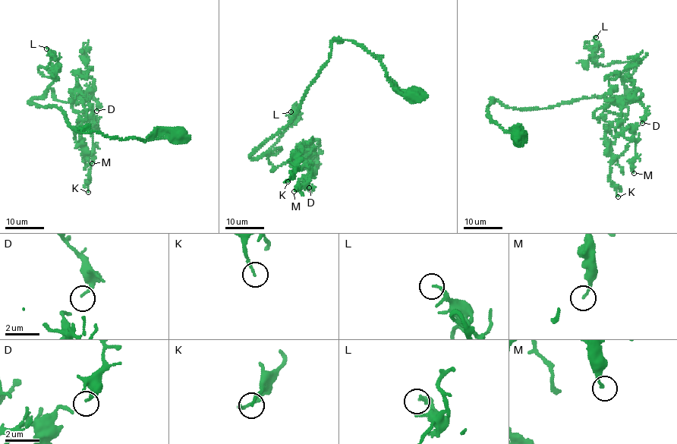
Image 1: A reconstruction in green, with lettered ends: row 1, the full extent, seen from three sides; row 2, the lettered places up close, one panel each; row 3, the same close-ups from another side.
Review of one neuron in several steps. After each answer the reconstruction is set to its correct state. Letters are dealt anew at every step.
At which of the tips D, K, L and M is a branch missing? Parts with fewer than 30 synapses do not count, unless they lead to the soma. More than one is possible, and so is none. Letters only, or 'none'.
L

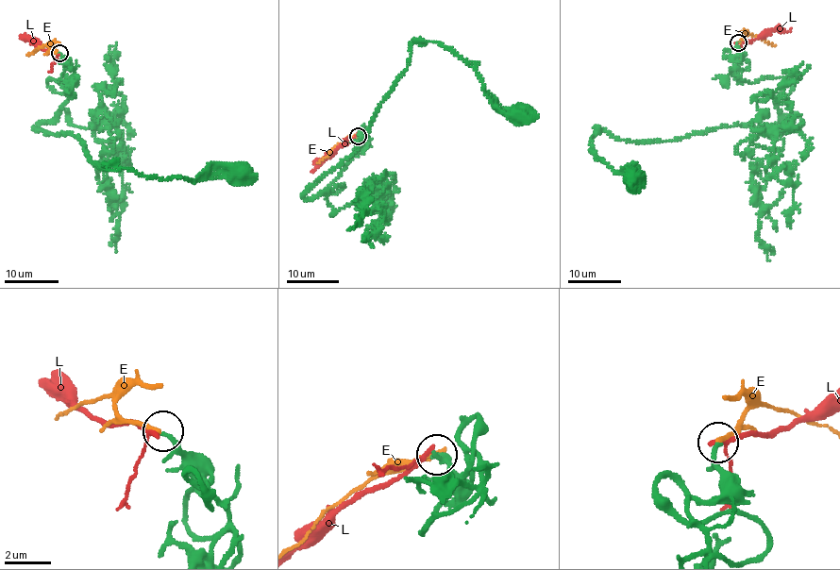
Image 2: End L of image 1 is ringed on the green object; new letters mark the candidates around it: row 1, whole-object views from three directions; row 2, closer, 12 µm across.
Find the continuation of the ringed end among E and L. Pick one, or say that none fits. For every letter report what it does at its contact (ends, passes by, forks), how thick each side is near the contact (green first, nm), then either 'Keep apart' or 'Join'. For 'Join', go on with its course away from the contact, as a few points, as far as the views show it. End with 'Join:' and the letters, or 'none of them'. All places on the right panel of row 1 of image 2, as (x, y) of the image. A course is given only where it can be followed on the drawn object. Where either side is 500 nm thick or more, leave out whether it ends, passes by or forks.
E: It ends there. Thickness 140 nm (green) against 170 nm. Join. Its course: (737, 43), (747, 34), (776, 45)
L: It passes by. Thickness 140 nm (green) against 180 nm. Keep apart
Join: E

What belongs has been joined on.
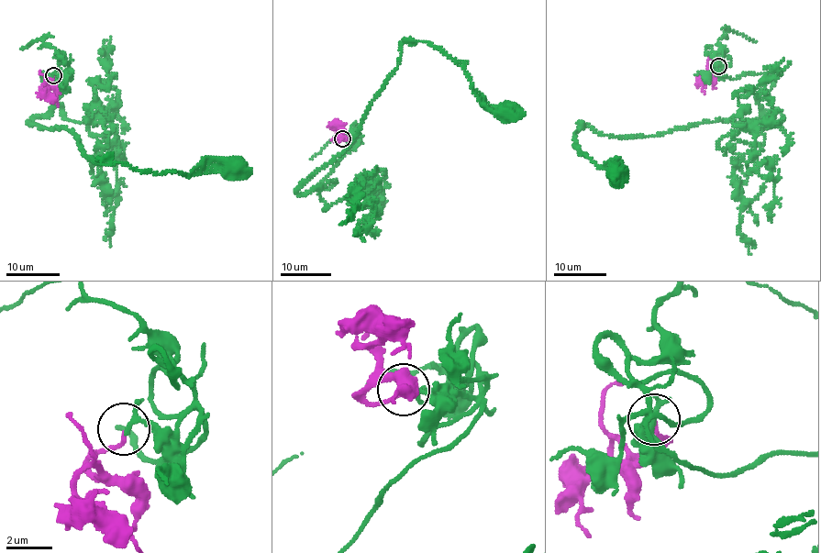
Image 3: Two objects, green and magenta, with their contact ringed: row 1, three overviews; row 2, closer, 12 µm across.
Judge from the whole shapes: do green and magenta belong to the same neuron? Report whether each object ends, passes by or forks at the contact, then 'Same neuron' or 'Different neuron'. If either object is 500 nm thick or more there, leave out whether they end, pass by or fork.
At the ring green forks. At the ring magenta ends. Same neuron

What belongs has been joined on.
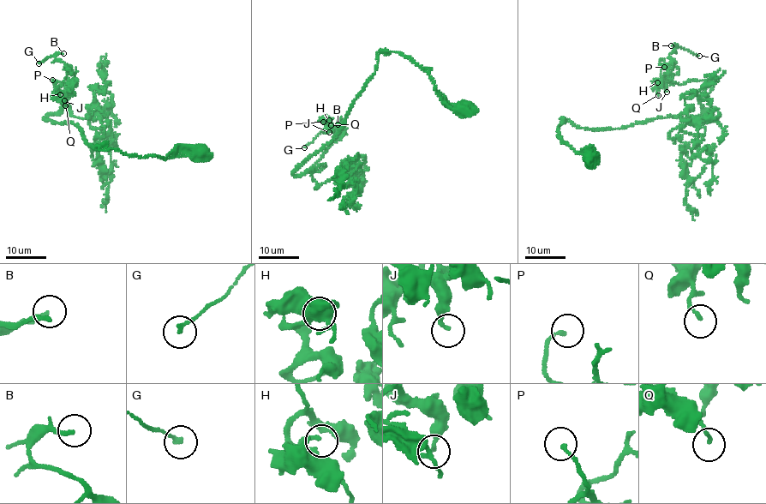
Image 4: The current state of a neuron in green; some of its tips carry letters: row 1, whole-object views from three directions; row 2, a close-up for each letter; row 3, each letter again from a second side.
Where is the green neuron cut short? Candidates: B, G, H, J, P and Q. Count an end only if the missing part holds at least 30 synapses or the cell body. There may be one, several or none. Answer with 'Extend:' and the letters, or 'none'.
Extend: B

